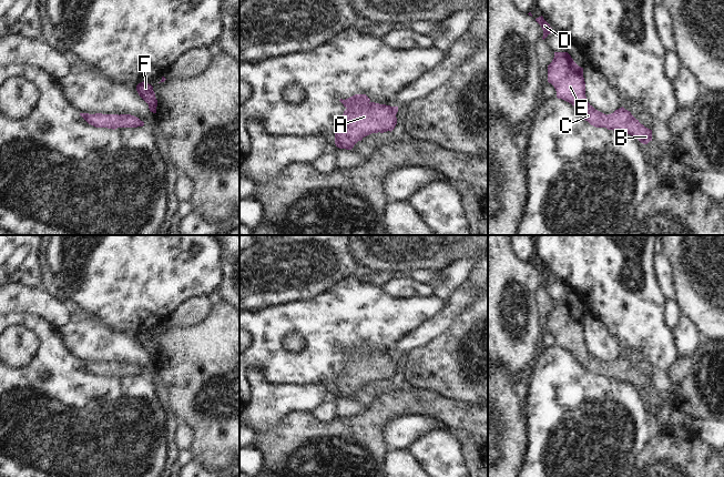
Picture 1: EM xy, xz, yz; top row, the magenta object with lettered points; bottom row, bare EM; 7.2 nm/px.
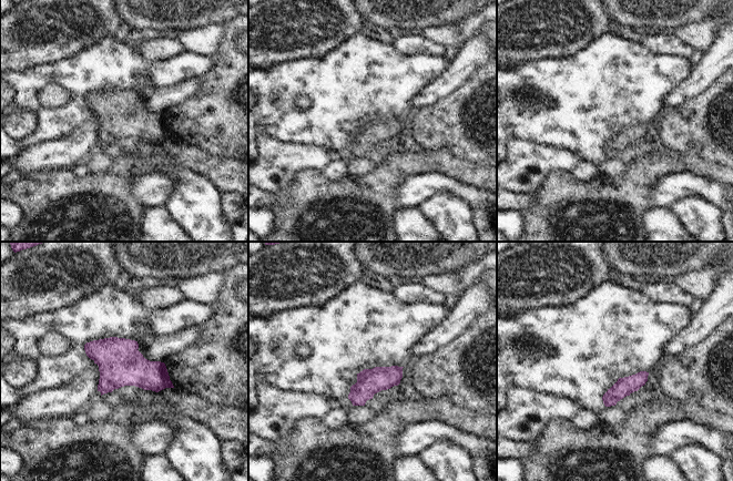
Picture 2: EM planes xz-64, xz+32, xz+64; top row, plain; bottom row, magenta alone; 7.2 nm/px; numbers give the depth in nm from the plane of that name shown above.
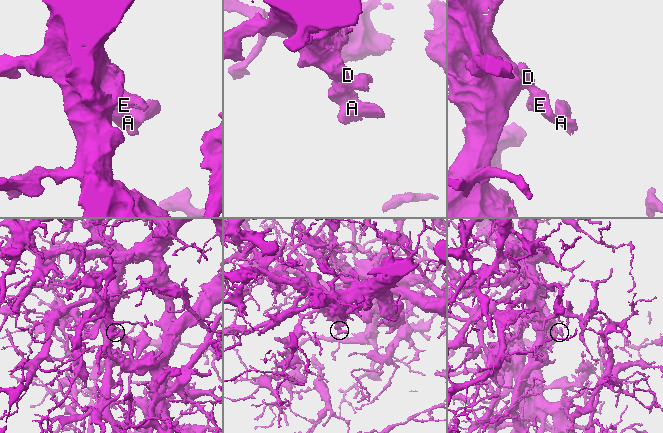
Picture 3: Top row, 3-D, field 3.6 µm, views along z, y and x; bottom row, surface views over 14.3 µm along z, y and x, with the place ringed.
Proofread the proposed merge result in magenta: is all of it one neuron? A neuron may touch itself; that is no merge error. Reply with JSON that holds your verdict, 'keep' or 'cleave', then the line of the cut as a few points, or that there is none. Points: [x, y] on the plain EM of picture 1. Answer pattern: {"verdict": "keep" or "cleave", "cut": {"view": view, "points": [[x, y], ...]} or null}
{"verdict": "keep", "cut": null}

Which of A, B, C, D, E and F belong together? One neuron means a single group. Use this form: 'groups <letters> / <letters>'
groups A B C D E F

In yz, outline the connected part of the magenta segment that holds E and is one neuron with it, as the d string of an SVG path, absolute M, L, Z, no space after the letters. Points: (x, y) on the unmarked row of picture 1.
M554 301L554 306L548 314L548 331L554 335L557 346L571 352L591 374L630 383L643 393L652 389L652 378L641 373L623 355L606 364L588 351L583 316L568 301Z

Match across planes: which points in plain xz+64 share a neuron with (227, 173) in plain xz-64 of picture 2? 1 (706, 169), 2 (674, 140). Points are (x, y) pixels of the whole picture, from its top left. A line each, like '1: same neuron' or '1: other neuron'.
1: same neuron
2: other neuron

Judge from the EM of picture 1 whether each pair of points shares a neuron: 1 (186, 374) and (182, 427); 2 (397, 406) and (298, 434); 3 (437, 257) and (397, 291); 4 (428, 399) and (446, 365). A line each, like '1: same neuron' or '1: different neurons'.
1: different neurons
2: same neuron
3: different neurons
4: different neurons

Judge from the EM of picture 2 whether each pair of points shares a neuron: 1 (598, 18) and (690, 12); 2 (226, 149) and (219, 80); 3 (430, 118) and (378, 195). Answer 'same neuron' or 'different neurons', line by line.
1: different neurons
2: same neuron
3: different neurons

